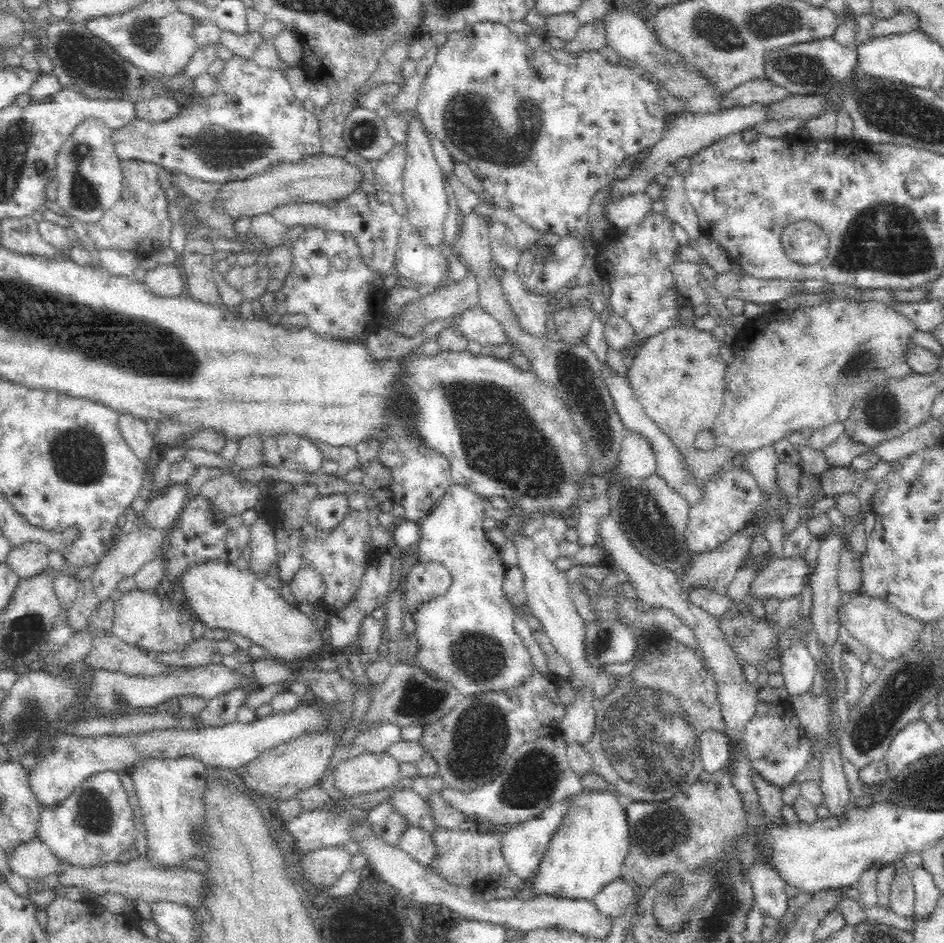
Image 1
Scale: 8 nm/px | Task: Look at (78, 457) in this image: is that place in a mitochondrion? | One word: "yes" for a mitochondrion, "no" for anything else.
yes

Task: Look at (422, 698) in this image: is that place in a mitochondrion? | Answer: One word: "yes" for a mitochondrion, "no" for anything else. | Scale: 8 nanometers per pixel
yes

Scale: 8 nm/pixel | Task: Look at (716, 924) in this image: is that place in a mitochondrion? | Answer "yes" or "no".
yes

